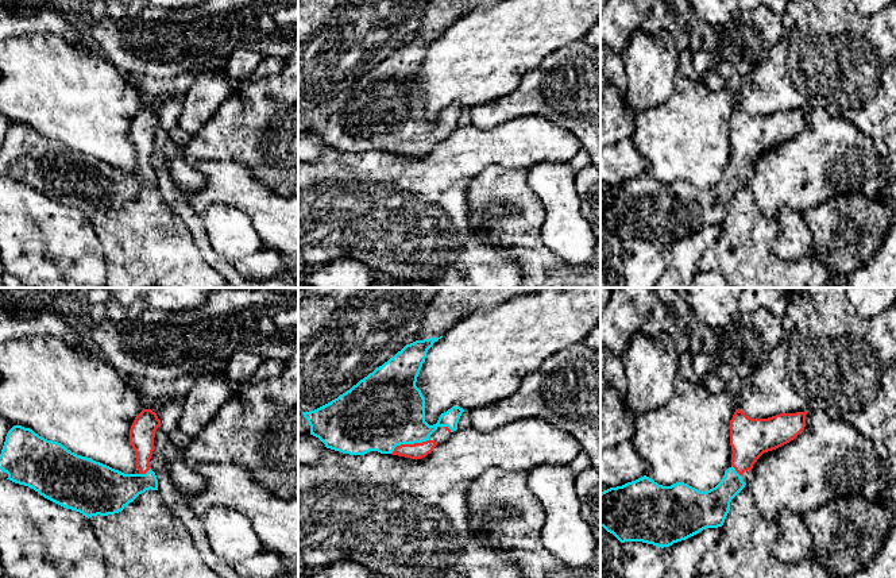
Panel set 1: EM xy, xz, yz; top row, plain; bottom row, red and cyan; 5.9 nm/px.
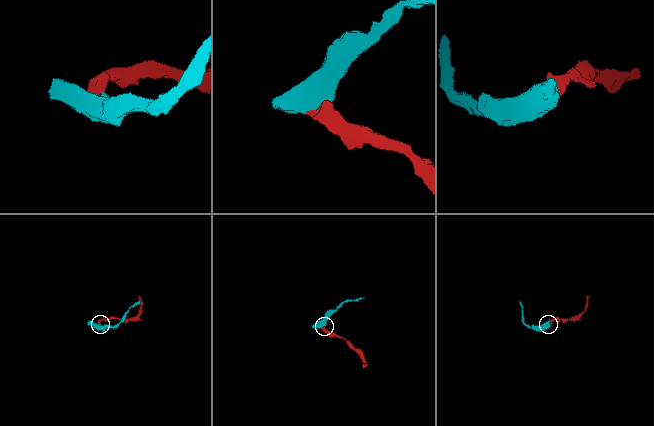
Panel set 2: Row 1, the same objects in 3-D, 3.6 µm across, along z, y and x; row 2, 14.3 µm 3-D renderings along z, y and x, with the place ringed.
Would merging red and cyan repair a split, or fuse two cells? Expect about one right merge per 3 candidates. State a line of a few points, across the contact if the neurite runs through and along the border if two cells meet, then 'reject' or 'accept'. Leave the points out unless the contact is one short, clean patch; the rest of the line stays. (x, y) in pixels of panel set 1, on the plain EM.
line xz (418, 147), (409, 142), (409, 135), (386, 107); accept

